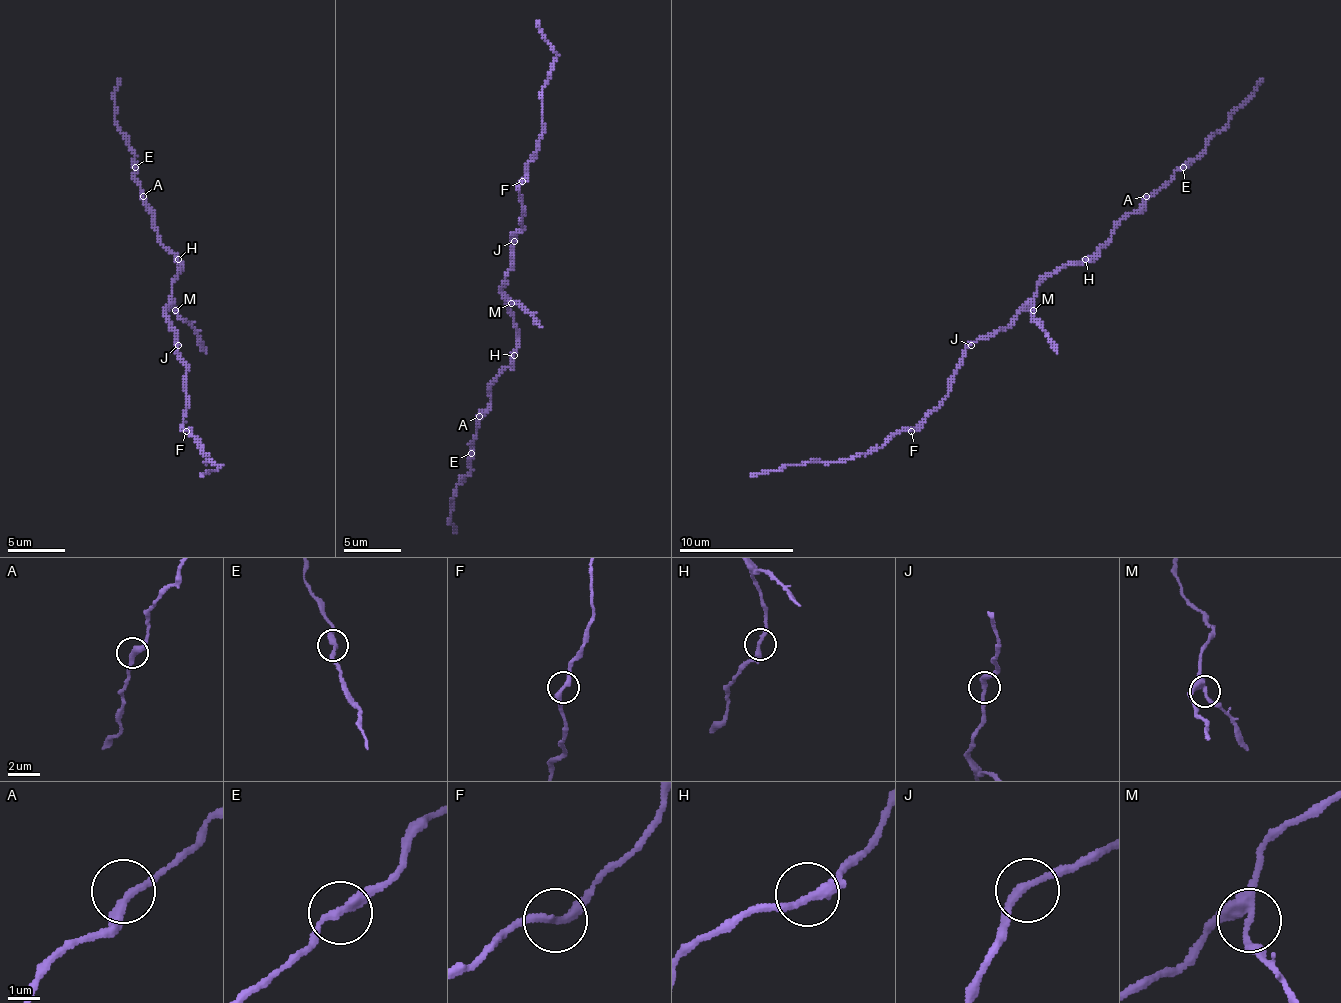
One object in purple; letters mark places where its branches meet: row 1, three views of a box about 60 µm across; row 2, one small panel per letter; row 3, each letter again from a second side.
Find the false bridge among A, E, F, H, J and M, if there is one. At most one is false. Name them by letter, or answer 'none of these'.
M

